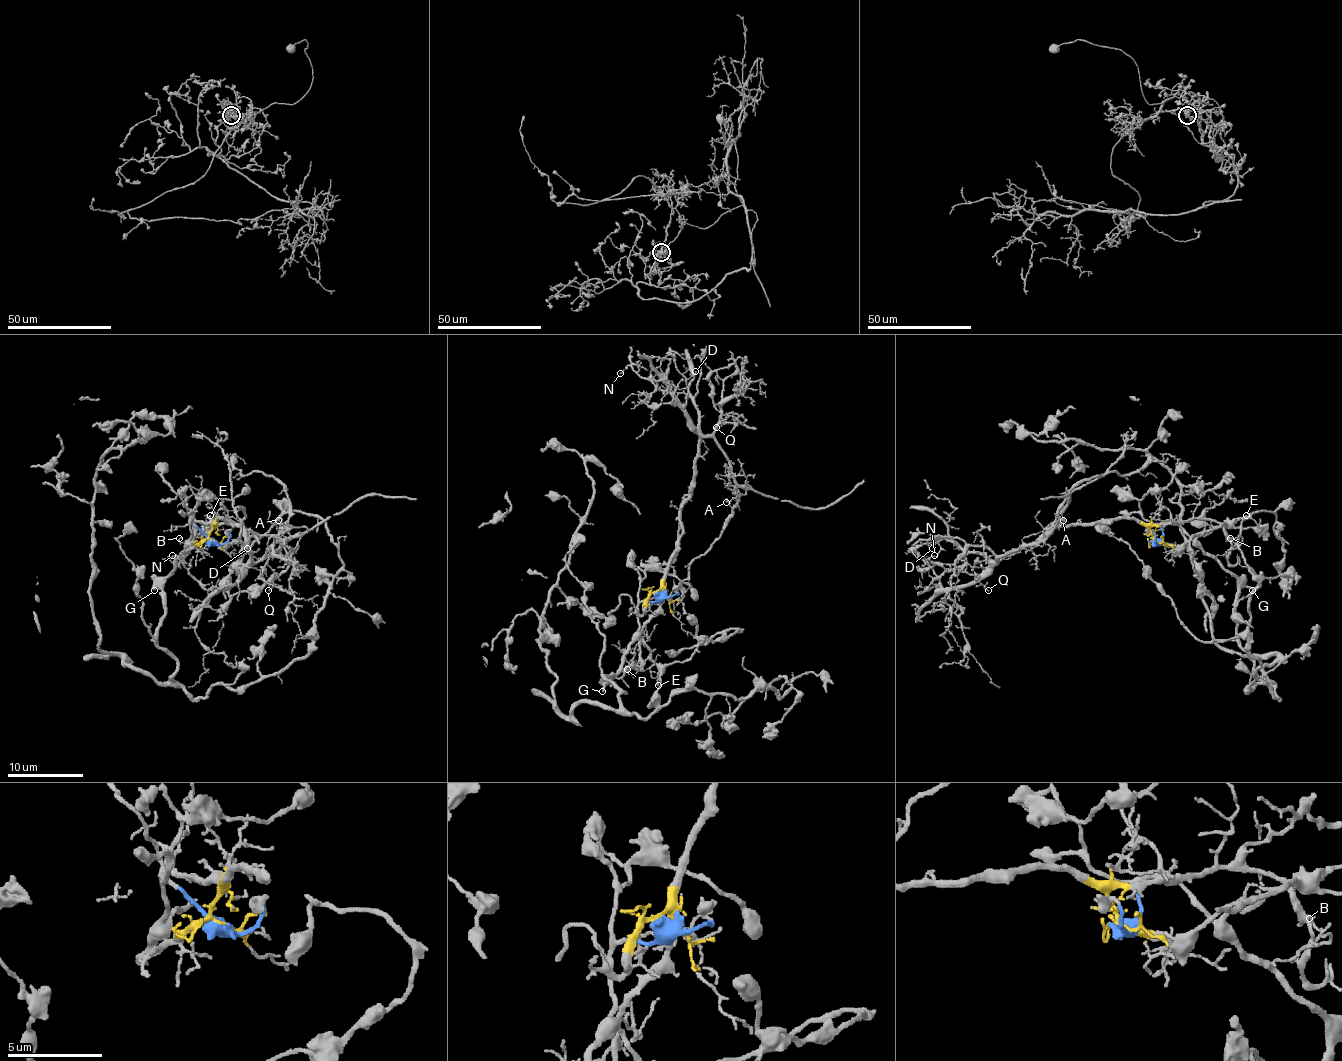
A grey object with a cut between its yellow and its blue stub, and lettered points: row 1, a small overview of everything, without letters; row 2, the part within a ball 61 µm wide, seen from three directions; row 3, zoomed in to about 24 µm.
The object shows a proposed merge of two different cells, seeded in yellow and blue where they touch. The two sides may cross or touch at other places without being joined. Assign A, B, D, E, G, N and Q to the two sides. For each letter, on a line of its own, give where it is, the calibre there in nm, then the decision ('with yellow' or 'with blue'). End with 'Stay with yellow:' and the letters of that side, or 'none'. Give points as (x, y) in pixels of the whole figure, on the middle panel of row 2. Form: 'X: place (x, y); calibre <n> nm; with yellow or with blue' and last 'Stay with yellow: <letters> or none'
A: place (726, 502); calibre 160 nm; with yellow
B: place (627, 669); calibre 140 nm; with yellow
D: place (695, 371); calibre 130 nm; with yellow
E: place (658, 685); calibre 180 nm; with blue
G: place (602, 691); calibre 200 nm; with blue
N: place (620, 373); calibre 110 nm; with yellow
Q: place (716, 427); calibre 80 nm; with yellow
Stay with yellow: A, B, D, N, Q

